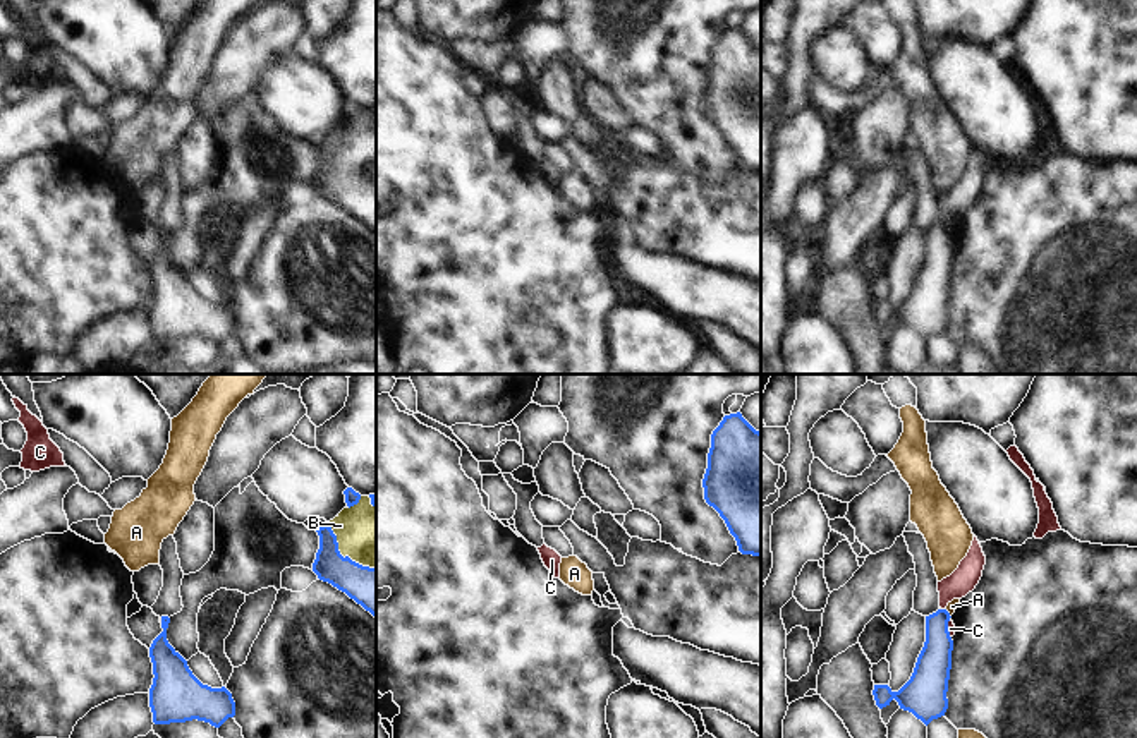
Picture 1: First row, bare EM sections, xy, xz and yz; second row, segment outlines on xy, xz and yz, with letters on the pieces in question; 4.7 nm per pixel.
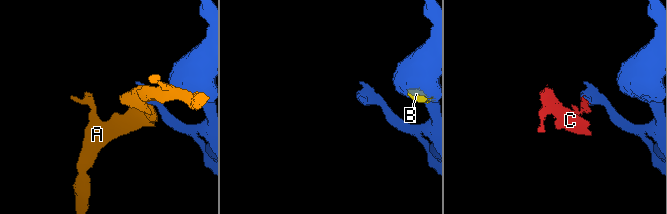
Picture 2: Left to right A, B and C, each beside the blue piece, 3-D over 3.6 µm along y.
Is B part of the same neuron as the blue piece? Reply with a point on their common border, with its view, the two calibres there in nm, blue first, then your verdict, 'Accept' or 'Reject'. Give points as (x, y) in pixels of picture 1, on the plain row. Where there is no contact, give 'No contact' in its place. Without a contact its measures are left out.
Touches blue at xy (342, 172). Thickness 200 nm (blue) against 280 nm. Accept.

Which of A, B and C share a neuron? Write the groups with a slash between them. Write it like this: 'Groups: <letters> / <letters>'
Groups: A / B C.

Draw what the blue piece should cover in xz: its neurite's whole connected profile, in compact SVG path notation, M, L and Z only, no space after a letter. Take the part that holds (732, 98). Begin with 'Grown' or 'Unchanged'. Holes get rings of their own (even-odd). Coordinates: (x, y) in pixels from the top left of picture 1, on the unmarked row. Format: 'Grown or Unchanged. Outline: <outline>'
Unchanged. Outline: M740 27L713 46L702 103L739 166L761 172L761 48Z

